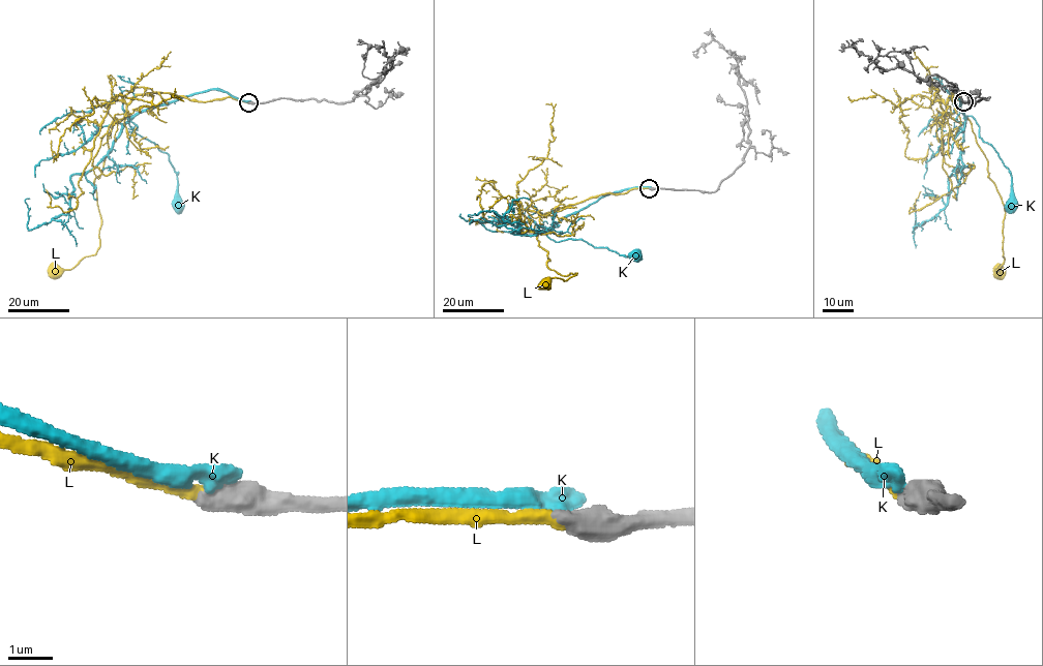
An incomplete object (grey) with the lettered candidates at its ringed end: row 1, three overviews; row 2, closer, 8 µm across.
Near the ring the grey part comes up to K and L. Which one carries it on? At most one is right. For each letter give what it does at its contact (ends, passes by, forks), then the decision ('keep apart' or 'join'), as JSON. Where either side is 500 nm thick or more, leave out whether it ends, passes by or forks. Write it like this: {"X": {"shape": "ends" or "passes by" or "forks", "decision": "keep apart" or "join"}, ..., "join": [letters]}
{"K": {"decision": "keep apart"}, "L": {"decision": "join"}, "join": ["L"]}

